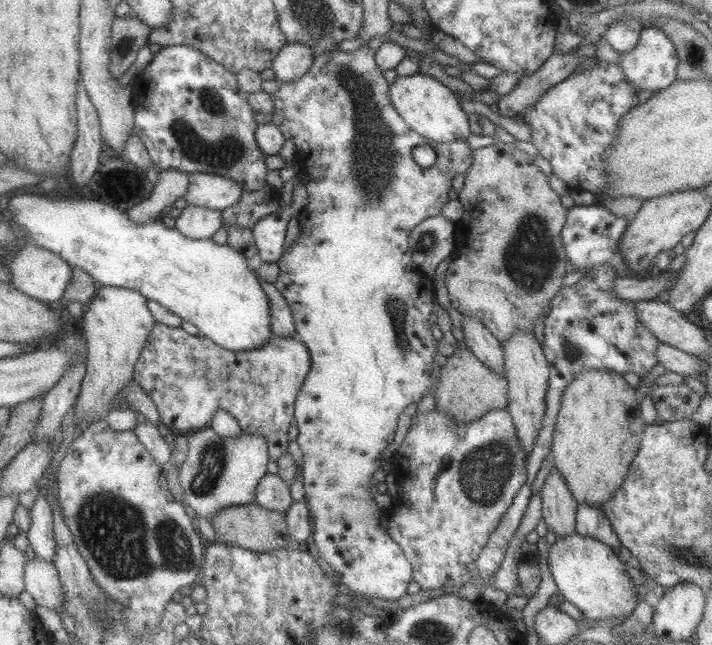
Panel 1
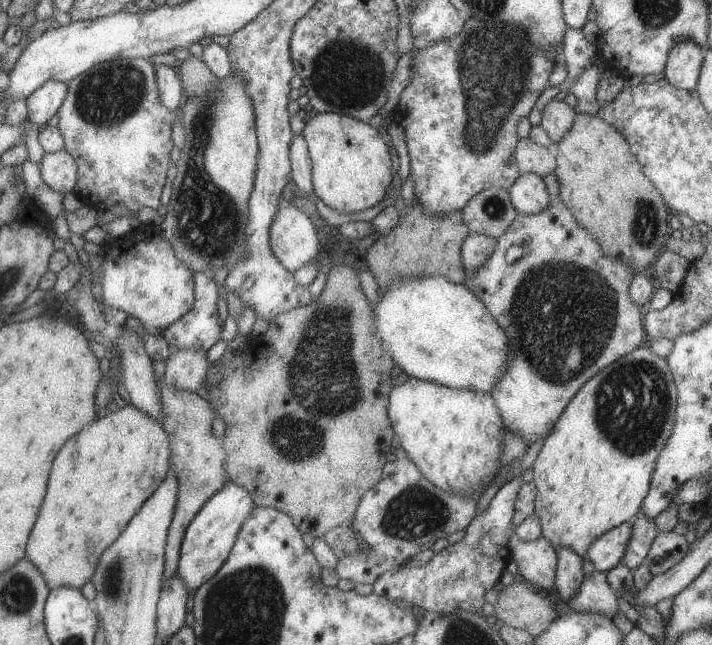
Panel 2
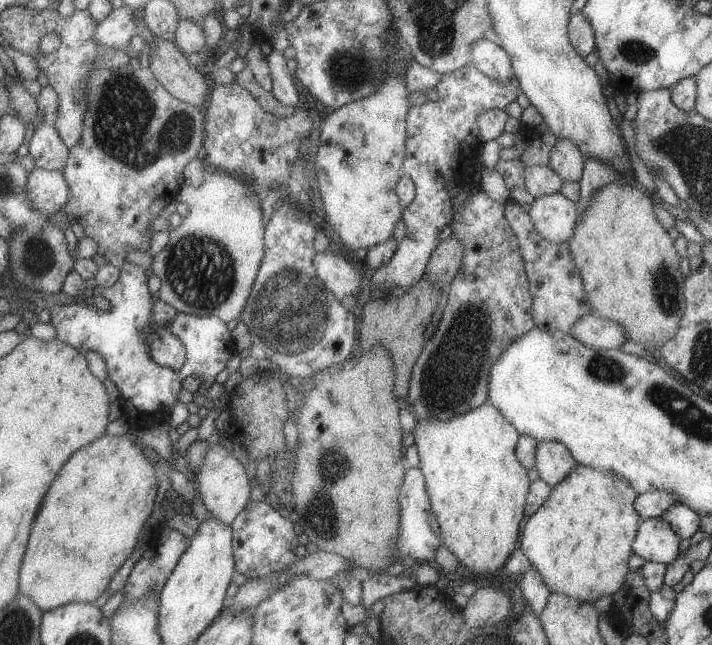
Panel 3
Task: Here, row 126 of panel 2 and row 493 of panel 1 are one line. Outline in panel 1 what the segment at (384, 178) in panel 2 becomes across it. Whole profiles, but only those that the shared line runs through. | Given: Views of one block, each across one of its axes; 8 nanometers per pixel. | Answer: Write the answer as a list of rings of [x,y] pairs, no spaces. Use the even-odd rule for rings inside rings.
[[[371,37],[365,45],[354,51],[342,52],[336,49],[333,52],[323,52],[313,59],[307,72],[297,80],[290,80],[289,82],[276,80],[278,89],[274,95],[271,94],[274,111],[268,116],[269,123],[273,123],[275,127],[279,128],[284,140],[293,142],[295,148],[294,162],[299,165],[299,182],[307,188],[308,195],[307,204],[297,217],[300,224],[299,234],[296,236],[295,242],[291,242],[289,248],[283,249],[280,257],[275,261],[279,268],[279,276],[272,284],[286,300],[294,320],[295,337],[307,347],[310,356],[308,373],[294,400],[294,420],[298,430],[295,441],[302,452],[302,487],[308,508],[308,517],[311,518],[312,546],[317,549],[321,560],[331,566],[331,574],[335,581],[356,592],[356,597],[363,599],[375,597],[396,601],[406,594],[405,589],[412,579],[412,568],[399,545],[392,541],[392,538],[380,525],[380,516],[383,510],[377,507],[369,487],[375,483],[372,479],[373,472],[379,467],[385,467],[377,460],[381,450],[393,440],[393,433],[397,428],[397,417],[403,412],[405,406],[414,402],[418,403],[424,396],[433,391],[431,388],[434,388],[433,385],[438,382],[441,369],[433,360],[433,356],[437,353],[436,340],[433,339],[429,330],[431,324],[429,314],[431,314],[431,307],[434,304],[434,284],[414,264],[409,250],[408,236],[417,224],[427,218],[440,215],[441,208],[449,201],[447,192],[451,188],[451,180],[455,175],[464,176],[467,172],[467,168],[471,164],[472,151],[465,141],[454,141],[451,144],[433,143],[431,141],[431,148],[437,155],[435,164],[429,168],[421,168],[415,164],[412,151],[421,144],[427,144],[427,140],[413,132],[391,104],[388,93],[389,84],[383,77],[383,70],[379,70],[374,61],[374,52],[381,41],[381,39]]]

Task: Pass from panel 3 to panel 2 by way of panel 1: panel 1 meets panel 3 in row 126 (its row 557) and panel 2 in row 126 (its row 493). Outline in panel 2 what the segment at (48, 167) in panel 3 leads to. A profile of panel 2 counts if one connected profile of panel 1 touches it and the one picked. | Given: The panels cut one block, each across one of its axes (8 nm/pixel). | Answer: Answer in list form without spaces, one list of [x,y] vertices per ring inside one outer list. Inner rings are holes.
[[[46,80],[24,99],[27,119],[39,128],[44,127],[51,116],[58,112],[66,92],[67,83]]]

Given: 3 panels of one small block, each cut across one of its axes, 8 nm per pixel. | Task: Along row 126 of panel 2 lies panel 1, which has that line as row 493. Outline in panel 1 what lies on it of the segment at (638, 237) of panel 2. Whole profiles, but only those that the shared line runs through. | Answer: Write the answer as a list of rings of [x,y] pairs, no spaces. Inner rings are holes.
[[[584,370],[575,375],[563,391],[552,432],[550,455],[569,492],[579,504],[601,508],[623,482],[629,465],[640,448],[644,424],[639,412],[637,391],[613,371]]]

